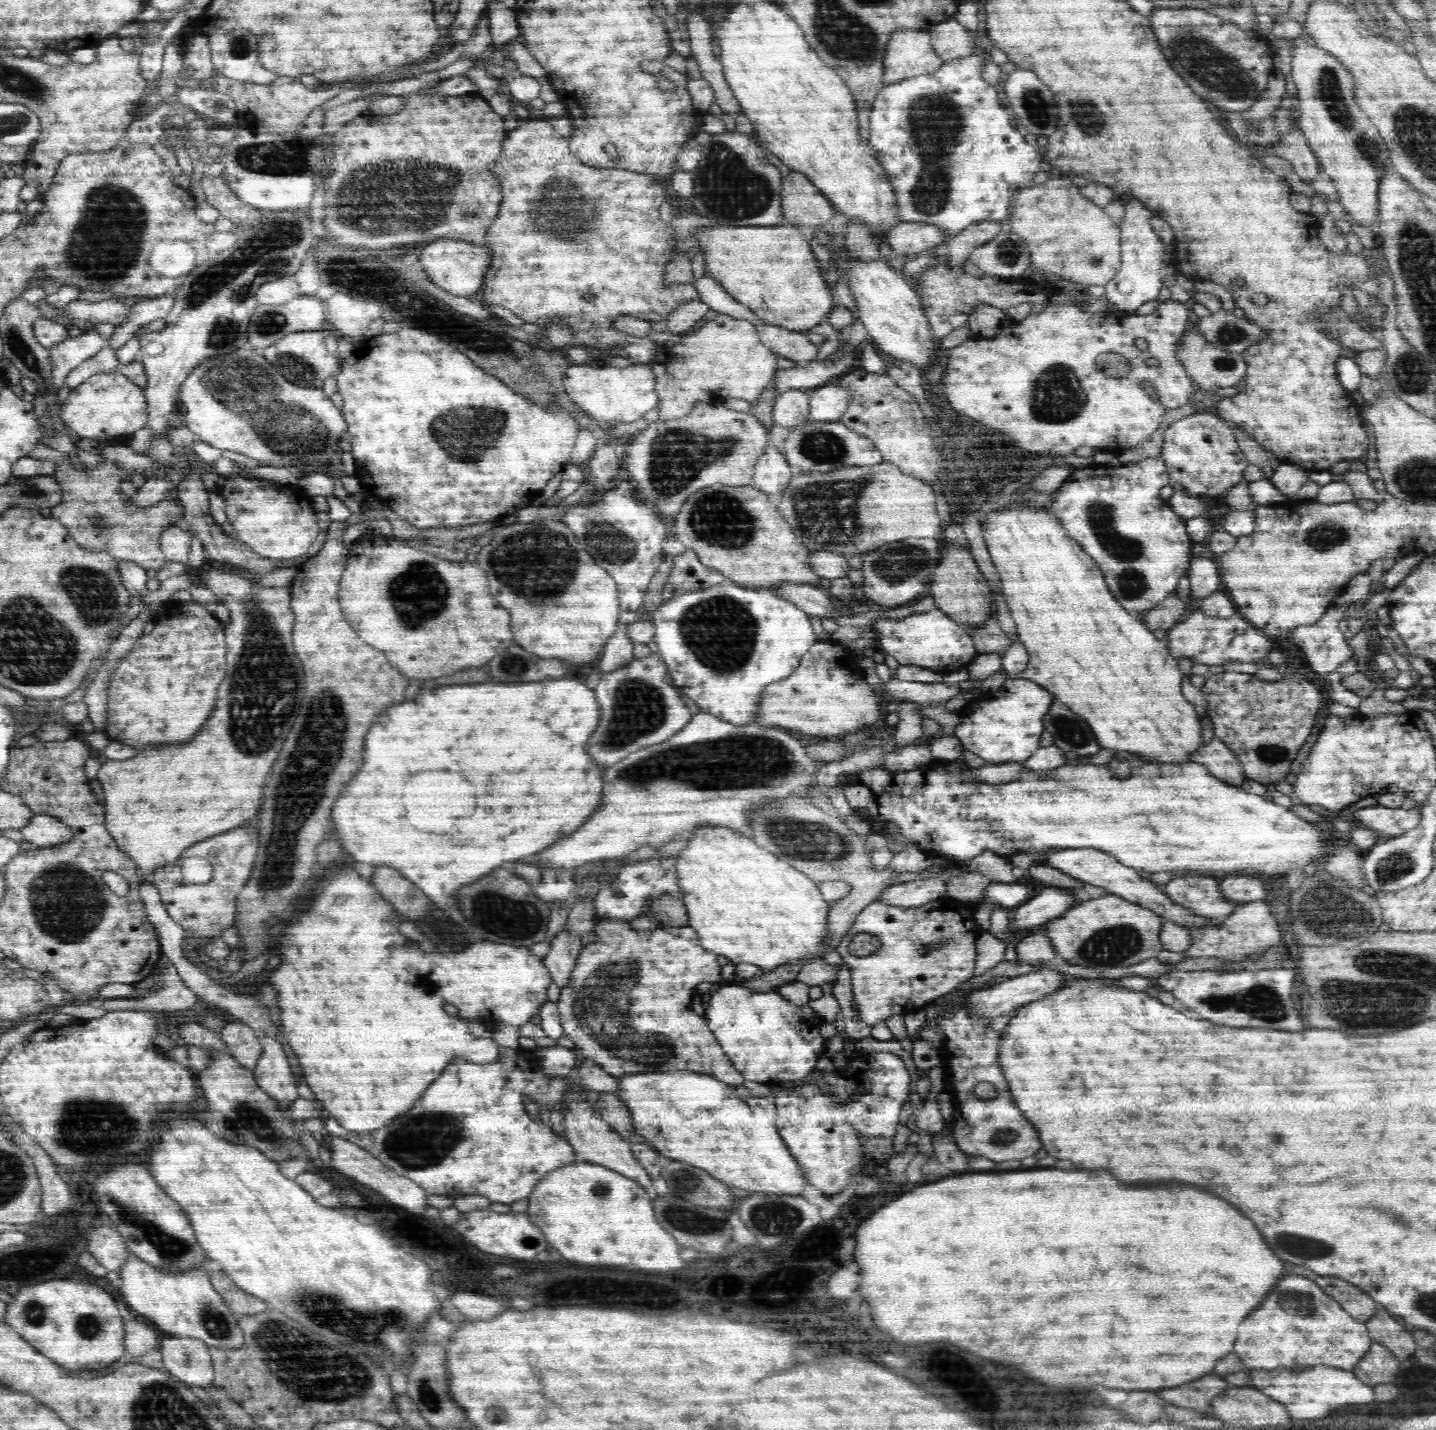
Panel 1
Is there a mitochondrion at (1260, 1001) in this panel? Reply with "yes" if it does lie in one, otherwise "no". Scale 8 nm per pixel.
yes

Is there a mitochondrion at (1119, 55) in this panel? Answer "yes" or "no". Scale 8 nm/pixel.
no

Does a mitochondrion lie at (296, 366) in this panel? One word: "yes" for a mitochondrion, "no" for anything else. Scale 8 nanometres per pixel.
yes

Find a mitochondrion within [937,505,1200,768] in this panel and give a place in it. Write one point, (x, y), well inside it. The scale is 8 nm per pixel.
(1062, 724)

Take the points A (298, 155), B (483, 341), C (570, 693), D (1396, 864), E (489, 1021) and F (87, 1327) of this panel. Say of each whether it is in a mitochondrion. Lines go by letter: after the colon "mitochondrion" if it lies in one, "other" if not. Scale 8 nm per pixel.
A: mitochondrion
B: mitochondrion
C: other
D: mitochondrion
E: other
F: mitochondrion

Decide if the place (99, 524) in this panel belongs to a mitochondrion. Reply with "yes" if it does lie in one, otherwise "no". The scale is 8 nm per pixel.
yes

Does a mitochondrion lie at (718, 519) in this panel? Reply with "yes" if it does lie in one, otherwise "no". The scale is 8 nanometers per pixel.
yes

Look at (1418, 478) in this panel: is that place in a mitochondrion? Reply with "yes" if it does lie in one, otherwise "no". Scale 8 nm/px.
yes

